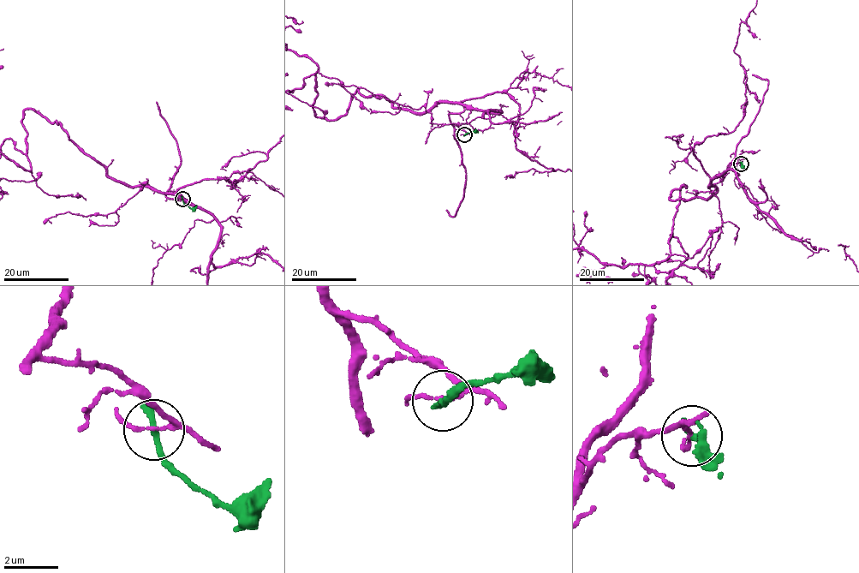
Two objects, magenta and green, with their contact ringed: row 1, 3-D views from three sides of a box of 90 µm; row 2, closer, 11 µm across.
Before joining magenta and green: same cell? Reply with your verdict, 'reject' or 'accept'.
reject

